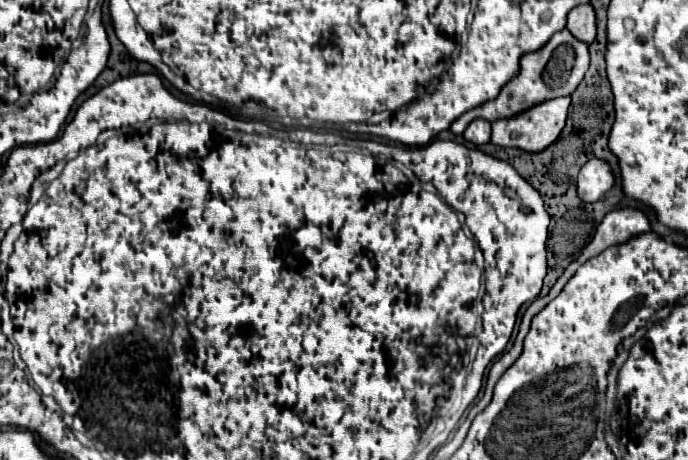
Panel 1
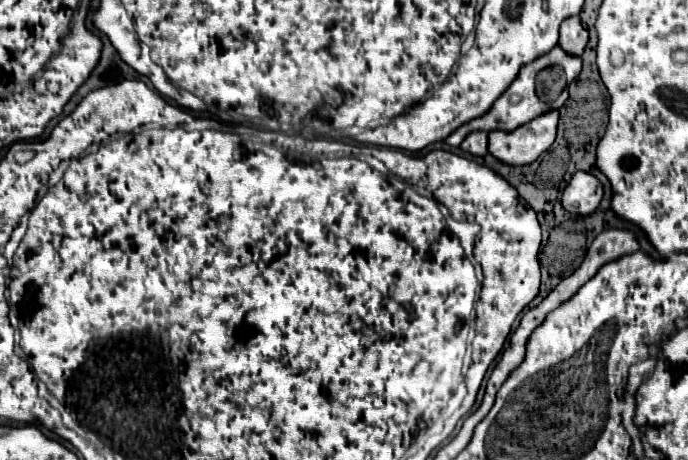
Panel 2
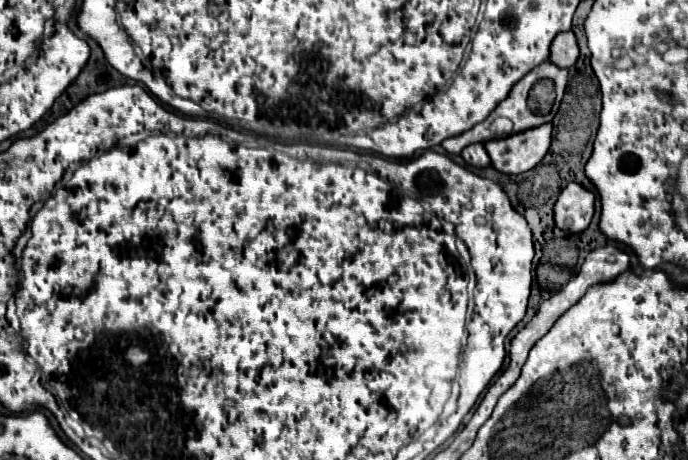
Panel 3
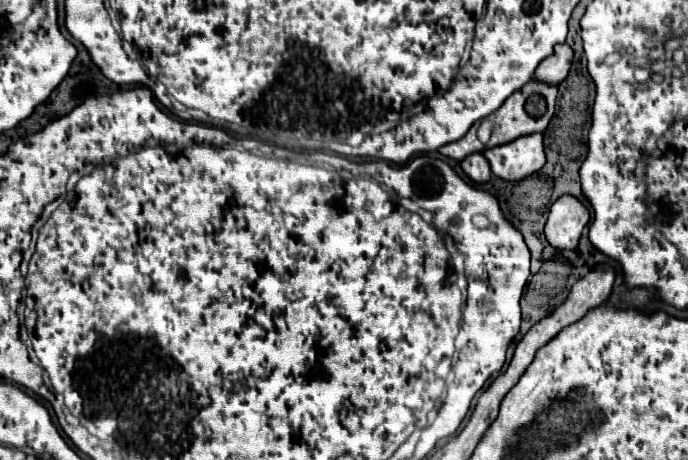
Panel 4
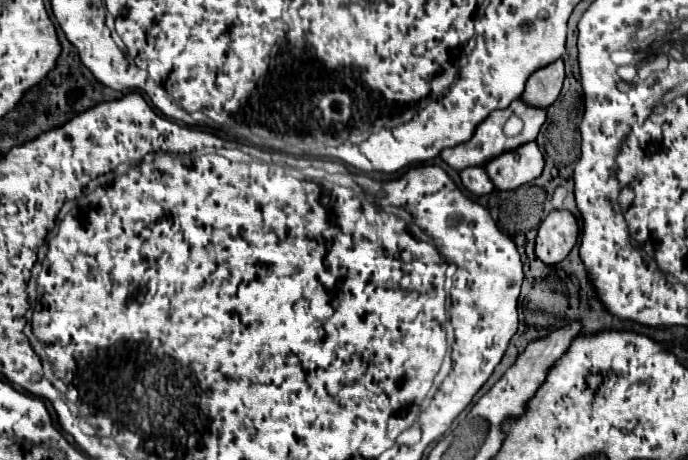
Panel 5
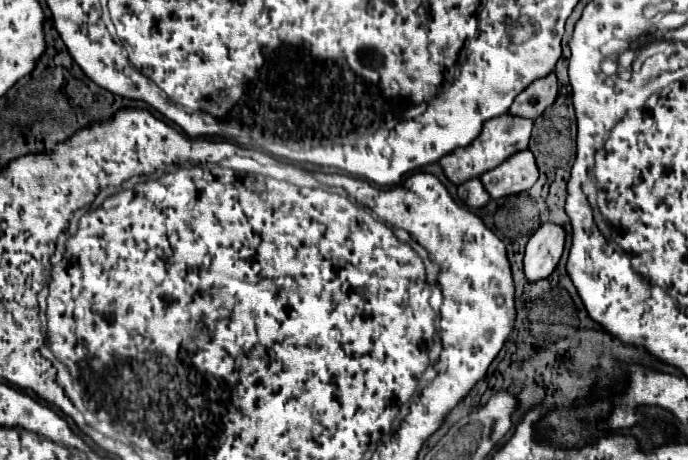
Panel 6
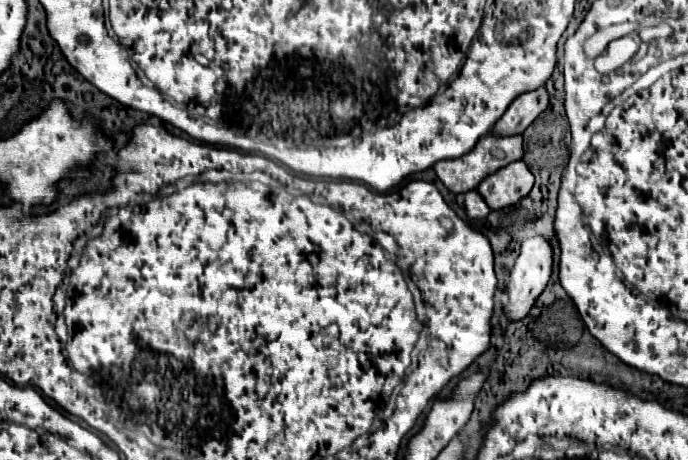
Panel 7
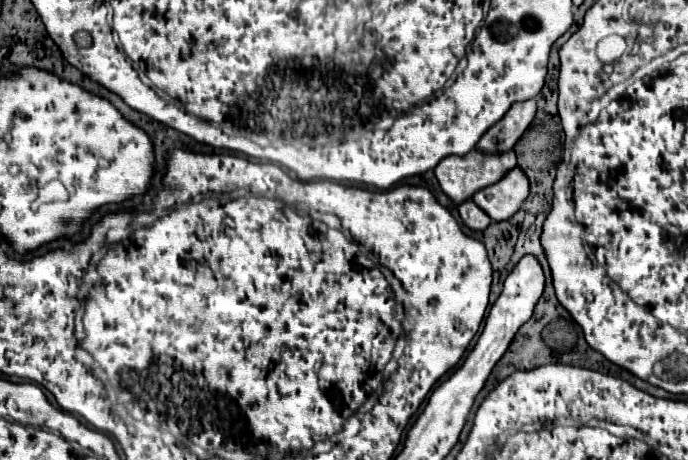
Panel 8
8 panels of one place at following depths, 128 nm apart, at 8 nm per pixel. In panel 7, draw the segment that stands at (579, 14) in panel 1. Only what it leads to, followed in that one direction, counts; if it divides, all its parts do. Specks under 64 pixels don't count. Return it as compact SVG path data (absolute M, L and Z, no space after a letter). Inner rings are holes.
M544 86L532 92L524 92L514 100L514 104L510 104L510 108L506 110L506 116L498 120L498 124L494 126L494 134L496 136L522 134L538 118L538 114L542 114L548 108L548 100L550 98Z

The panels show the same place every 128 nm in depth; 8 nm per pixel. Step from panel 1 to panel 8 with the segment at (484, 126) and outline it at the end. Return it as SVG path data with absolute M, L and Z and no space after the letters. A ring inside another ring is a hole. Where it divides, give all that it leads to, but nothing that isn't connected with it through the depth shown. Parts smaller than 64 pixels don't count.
M474 200L462 202L458 206L458 212L460 212L460 218L464 220L464 224L472 230L486 230L492 222L490 216L486 216L486 212L474 204Z

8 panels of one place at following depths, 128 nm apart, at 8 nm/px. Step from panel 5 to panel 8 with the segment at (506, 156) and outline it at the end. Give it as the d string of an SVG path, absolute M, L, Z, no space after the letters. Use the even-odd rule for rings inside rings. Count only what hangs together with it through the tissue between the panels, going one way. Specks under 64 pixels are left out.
M516 166L510 172L506 172L502 180L478 190L472 198L480 208L484 208L484 212L492 220L500 222L512 218L520 210L528 194L530 194L530 180Z

